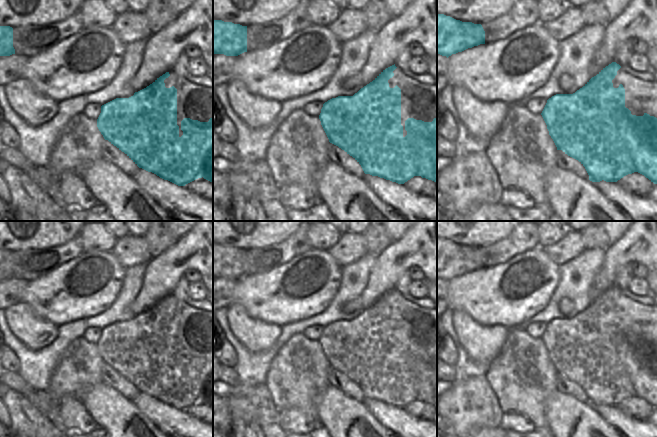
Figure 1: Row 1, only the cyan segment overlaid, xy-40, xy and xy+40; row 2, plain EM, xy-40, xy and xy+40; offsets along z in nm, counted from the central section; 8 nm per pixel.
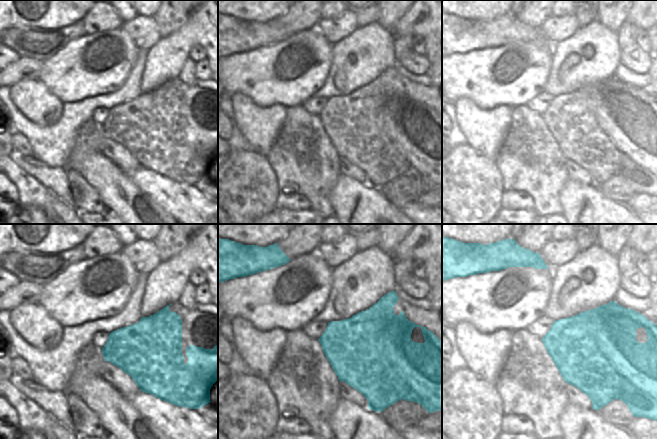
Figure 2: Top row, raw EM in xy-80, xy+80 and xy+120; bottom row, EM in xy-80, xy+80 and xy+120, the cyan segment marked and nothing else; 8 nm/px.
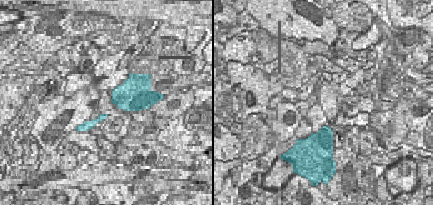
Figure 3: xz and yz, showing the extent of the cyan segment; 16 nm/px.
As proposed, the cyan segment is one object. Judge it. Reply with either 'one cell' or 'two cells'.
two cells

